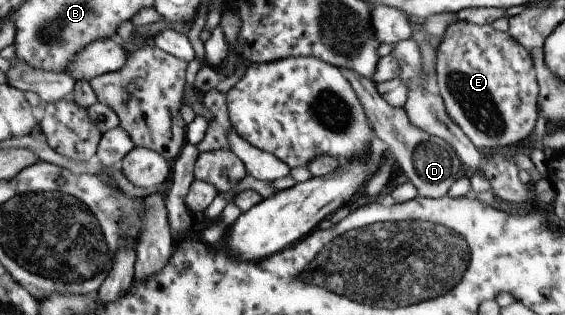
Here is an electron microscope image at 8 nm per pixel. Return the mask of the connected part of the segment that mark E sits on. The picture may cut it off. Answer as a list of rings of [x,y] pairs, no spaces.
[[[459,20],[447,28],[441,46],[436,51],[435,74],[440,94],[445,100],[444,105],[452,120],[478,149],[490,152],[515,148],[520,146],[520,141],[530,137],[541,111],[541,88],[534,57],[530,57],[528,49],[518,44],[508,32],[496,31],[492,24],[480,26]]]

